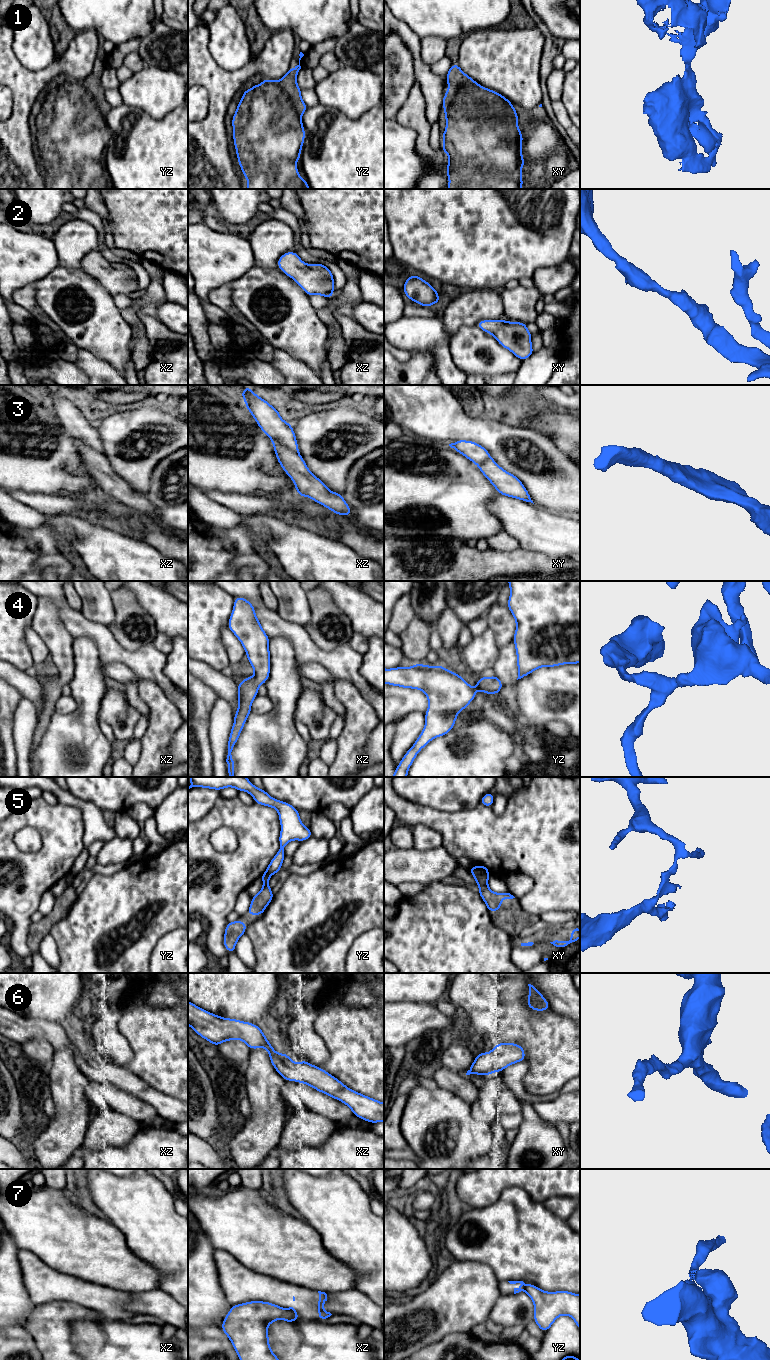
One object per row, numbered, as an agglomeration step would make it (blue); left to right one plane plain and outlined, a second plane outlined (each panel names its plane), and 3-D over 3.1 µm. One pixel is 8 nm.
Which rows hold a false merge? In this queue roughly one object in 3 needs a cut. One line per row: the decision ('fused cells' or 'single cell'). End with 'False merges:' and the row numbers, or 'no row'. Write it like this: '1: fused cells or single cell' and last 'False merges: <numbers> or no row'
1: single cell
2: single cell
3: single cell
4: single cell
5: fused cells
6: single cell
7: fused cells
False merges: 5, 7

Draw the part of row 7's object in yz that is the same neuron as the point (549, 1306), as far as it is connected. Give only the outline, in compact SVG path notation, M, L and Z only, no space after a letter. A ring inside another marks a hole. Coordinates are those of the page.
M532 1284L525 1285L525 1292L533 1301L534 1321L543 1333L547 1332L561 1315L573 1318L580 1330L579 1294L569 1291L546 1292Z

